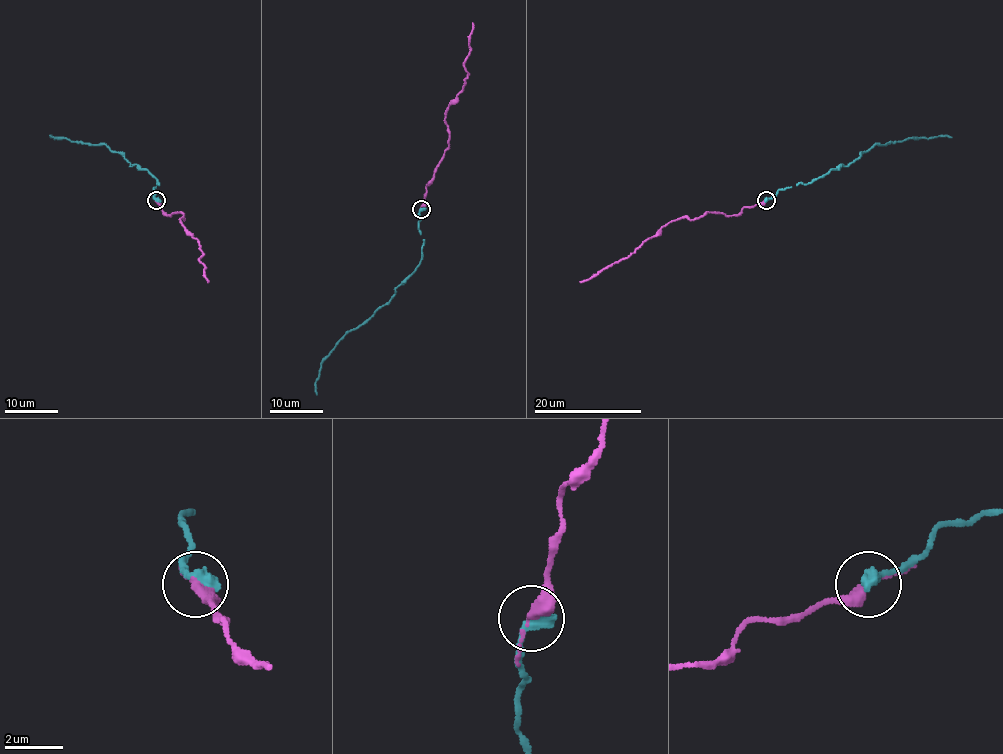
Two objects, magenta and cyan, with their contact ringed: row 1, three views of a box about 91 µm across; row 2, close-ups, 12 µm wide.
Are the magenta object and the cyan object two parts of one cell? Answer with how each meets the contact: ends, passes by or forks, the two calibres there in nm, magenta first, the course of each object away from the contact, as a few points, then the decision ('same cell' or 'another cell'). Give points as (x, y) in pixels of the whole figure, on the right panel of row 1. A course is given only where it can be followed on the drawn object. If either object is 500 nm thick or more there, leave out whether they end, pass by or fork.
magenta passes by | cyan ends | 300/480 nm | magenta via (766, 200), (744, 207), (736, 215), (707, 212), (694, 219), (671, 220), (633, 252), (580, 282) | cyan via (766, 200), (779, 189), (807, 184), (841, 164), (853, 163), (874, 144), (952, 137) | same cell

